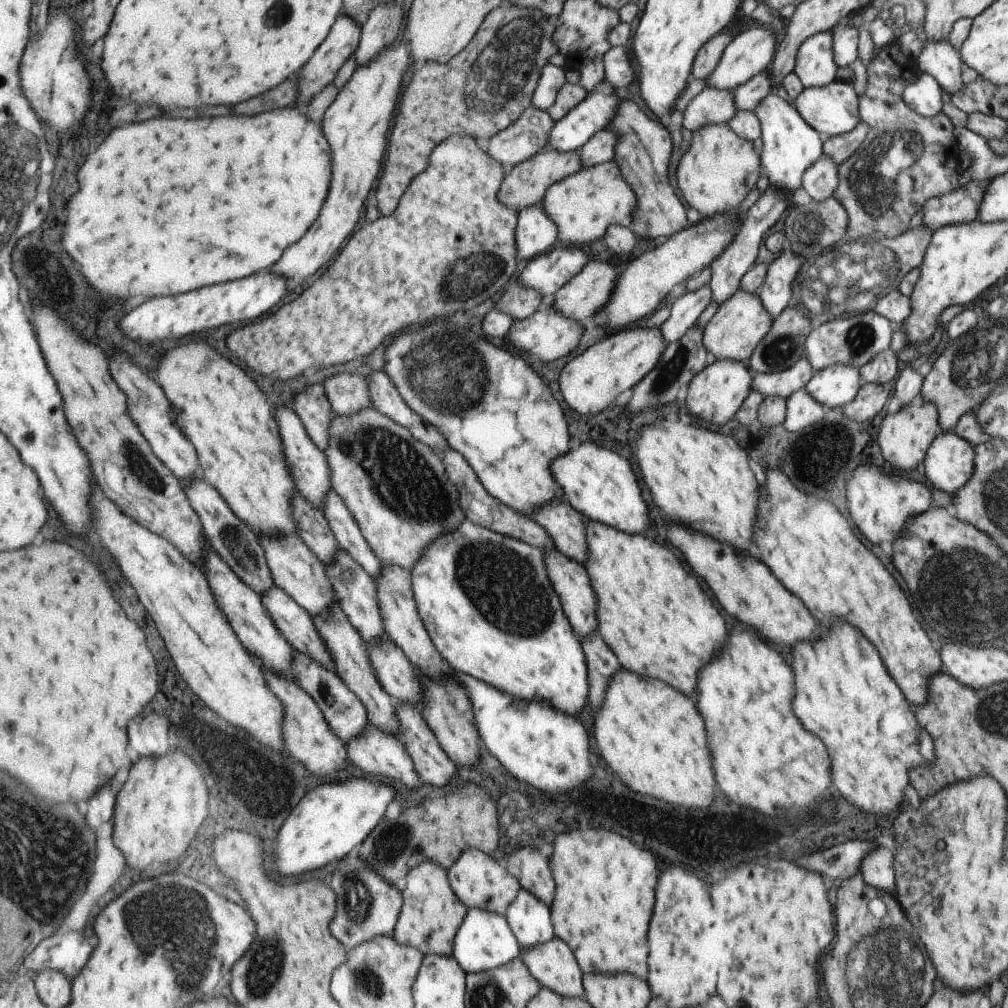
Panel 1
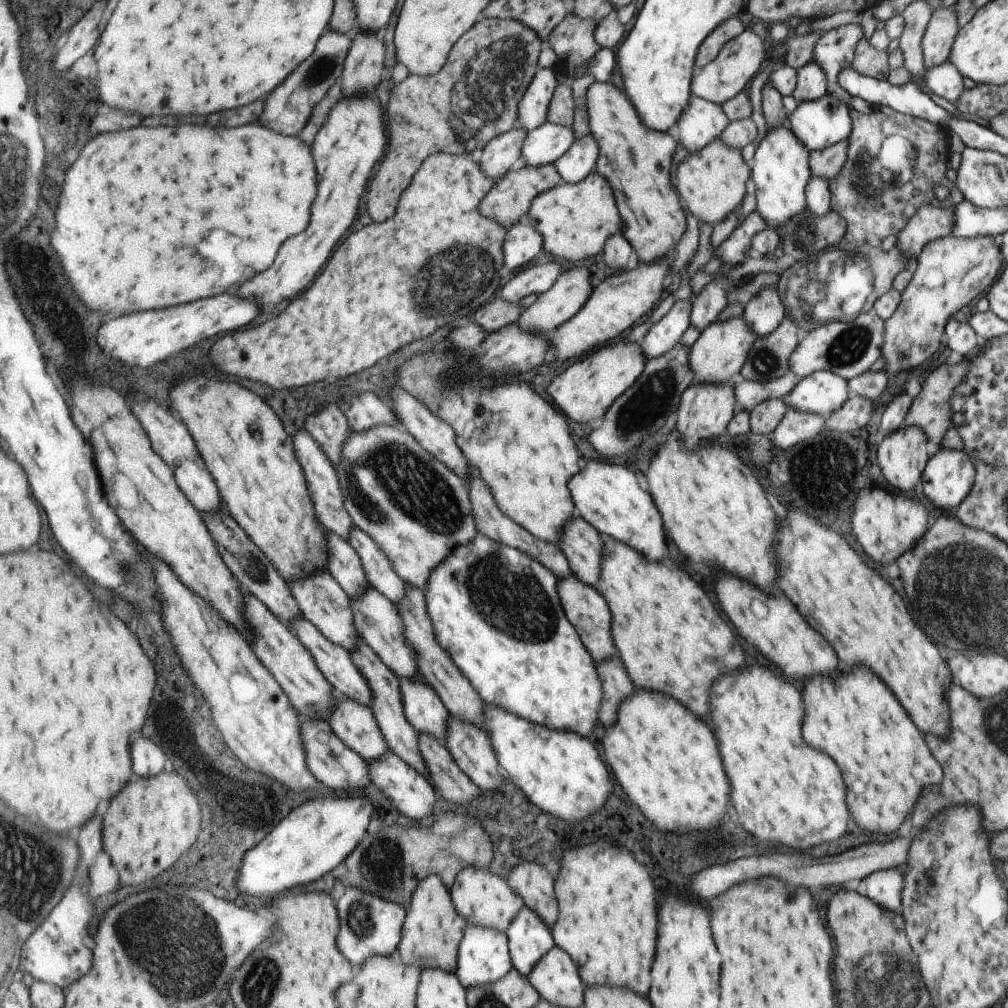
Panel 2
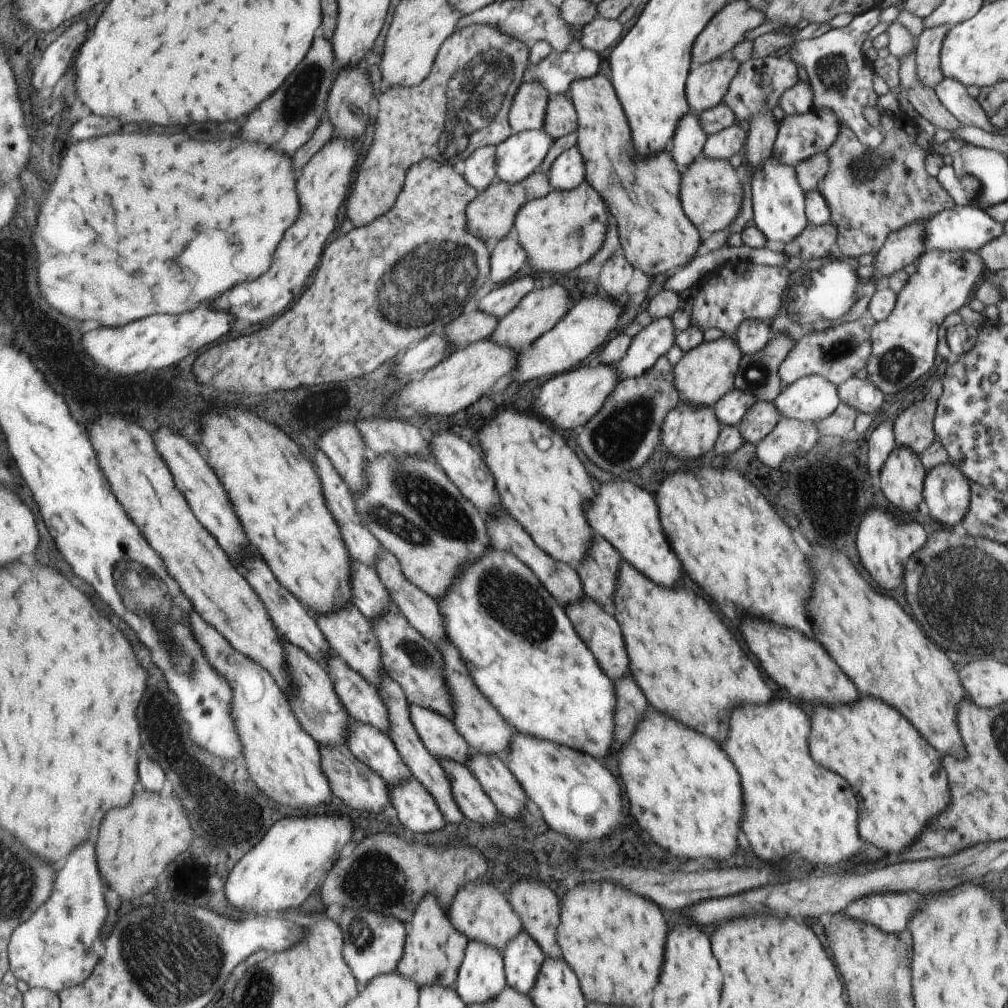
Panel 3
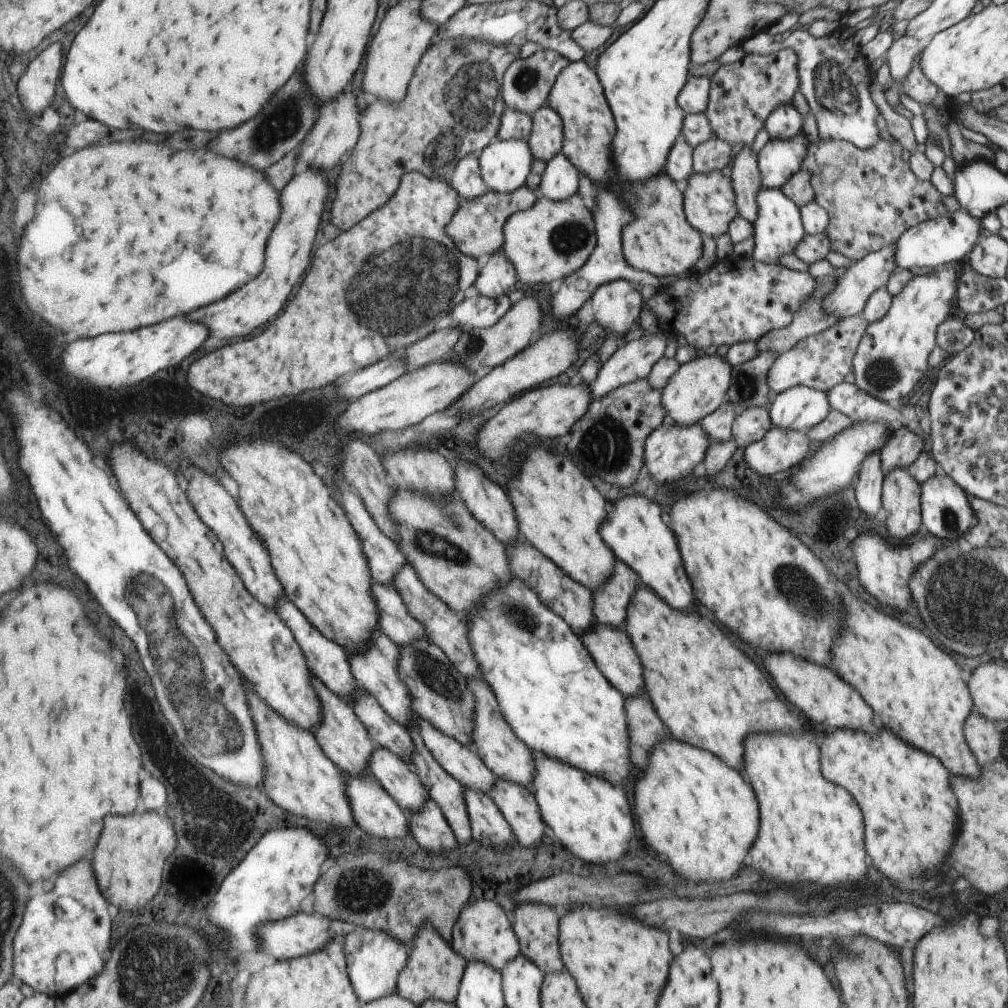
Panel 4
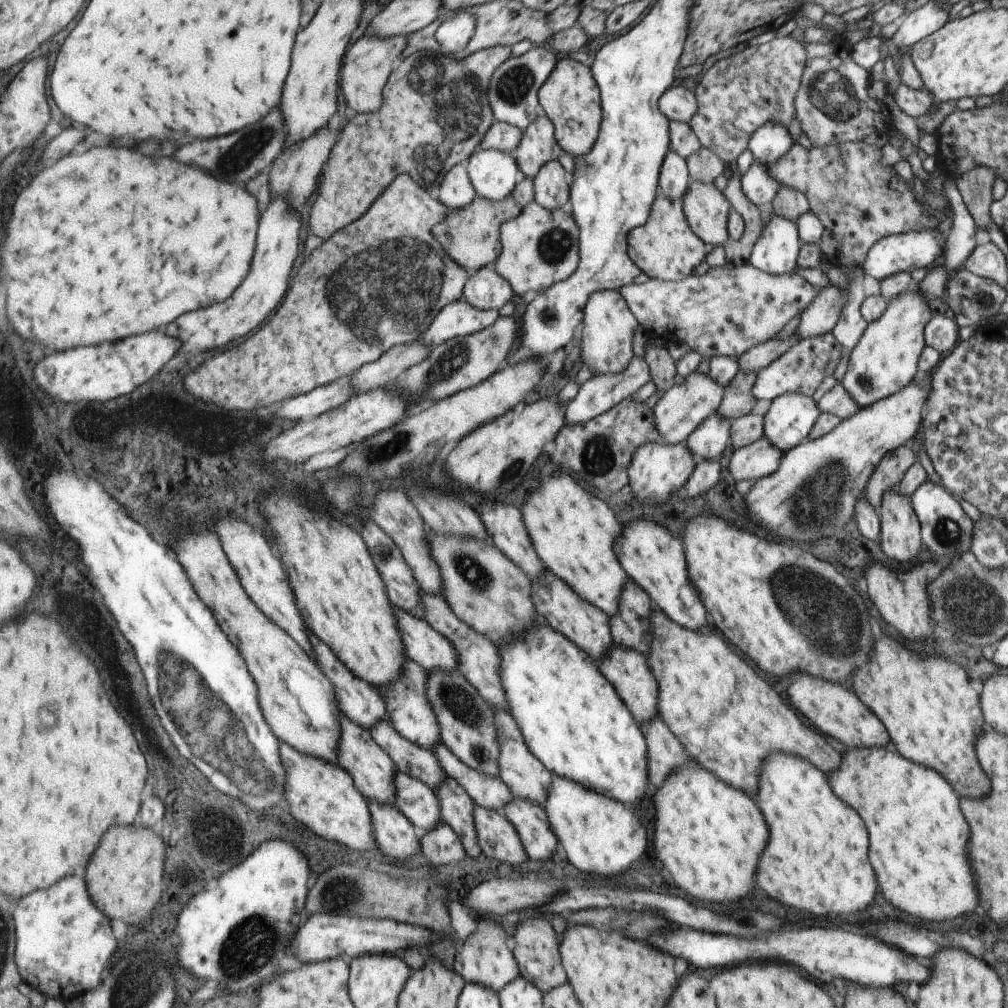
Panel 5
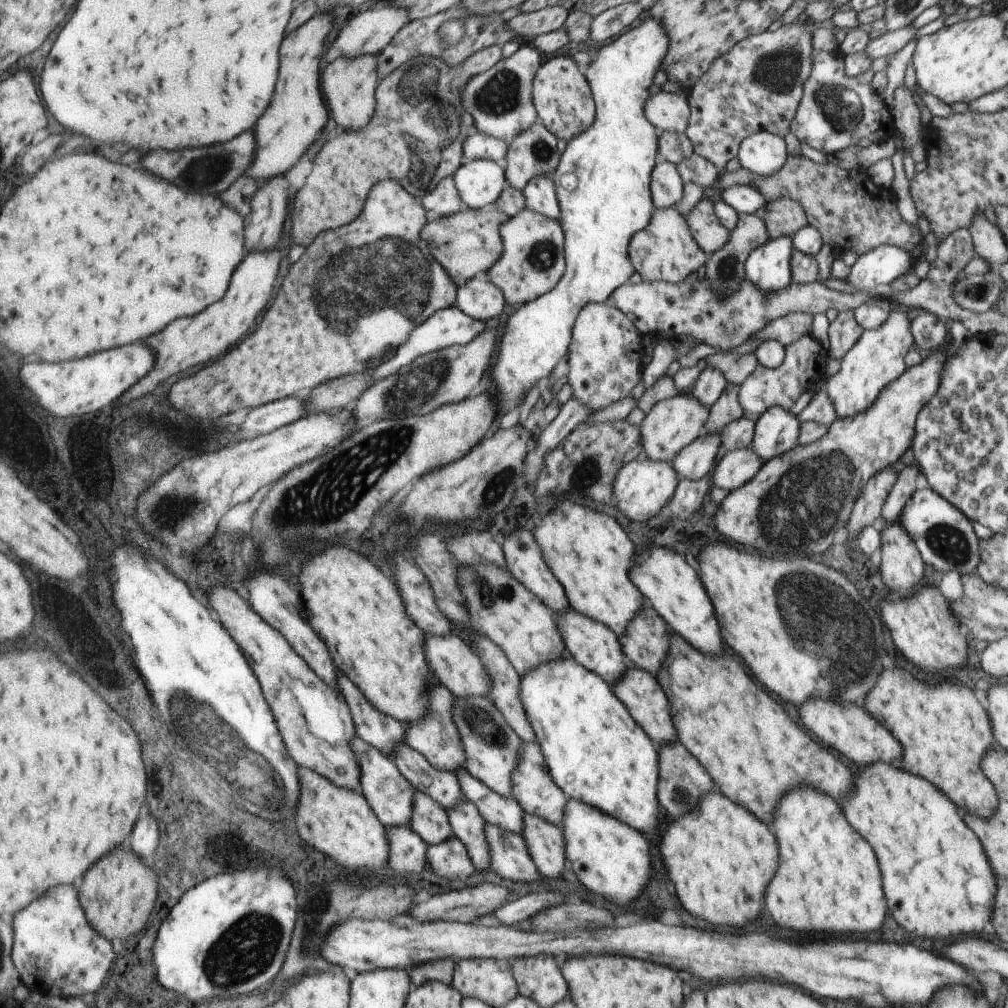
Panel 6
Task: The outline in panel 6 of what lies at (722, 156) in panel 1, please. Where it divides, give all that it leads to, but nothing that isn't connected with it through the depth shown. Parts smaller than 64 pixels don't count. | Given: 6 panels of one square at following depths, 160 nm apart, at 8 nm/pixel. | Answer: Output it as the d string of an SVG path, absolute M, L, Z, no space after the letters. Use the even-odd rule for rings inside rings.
M707 198L699 199L686 214L688 229L705 254L715 253L727 244L728 229L717 218L714 204Z

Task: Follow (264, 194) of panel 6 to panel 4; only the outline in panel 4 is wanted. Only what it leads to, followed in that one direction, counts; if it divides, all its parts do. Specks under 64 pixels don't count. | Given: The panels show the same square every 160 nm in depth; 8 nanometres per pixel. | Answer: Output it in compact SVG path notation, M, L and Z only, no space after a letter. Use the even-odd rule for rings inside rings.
M350 90L339 93L336 99L324 102L319 110L319 120L306 140L301 144L300 166L313 167L319 170L331 170L341 162L347 150L353 150L361 136L361 112Z

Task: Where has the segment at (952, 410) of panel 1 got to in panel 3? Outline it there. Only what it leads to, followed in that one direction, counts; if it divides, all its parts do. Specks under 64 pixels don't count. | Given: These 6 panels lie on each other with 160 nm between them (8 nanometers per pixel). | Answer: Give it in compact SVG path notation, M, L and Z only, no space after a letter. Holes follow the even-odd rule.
M917 396L905 410L893 420L892 433L896 445L909 447L914 453L922 453L935 440L932 420L937 401Z

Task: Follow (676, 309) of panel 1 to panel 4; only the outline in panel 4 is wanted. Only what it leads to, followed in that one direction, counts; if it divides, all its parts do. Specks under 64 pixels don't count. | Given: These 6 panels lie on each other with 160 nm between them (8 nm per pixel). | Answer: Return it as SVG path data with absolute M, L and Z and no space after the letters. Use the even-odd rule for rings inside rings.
M646 332L645 335L635 340L623 342L602 364L595 379L588 383L589 390L592 392L592 398L601 399L618 386L646 378L653 364L663 356L666 344L667 335L663 334L663 332Z

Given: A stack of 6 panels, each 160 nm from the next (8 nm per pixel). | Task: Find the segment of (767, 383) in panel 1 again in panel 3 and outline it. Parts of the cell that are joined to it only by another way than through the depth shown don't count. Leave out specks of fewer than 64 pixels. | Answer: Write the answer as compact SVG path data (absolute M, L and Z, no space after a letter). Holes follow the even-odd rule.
M733 388L717 400L713 410L722 426L738 426L747 409L755 401L757 401L756 396L753 394Z

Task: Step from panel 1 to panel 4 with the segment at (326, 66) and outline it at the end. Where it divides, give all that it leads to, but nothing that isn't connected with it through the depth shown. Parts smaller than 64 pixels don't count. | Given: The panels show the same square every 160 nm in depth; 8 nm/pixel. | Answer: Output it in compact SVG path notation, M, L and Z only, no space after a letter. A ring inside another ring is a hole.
M299 68L281 90L281 94L274 94L269 106L265 106L265 110L257 118L231 132L223 132L217 140L211 142L211 148L217 154L237 158L249 166L257 166L259 170L266 171L306 140L319 120L319 110L318 100L304 77L304 70Z

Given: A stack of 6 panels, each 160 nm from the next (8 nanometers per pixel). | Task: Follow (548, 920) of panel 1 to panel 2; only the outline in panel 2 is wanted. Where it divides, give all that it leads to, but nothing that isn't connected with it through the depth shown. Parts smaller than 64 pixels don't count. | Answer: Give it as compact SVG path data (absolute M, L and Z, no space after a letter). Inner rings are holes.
M524 905L506 930L515 969L529 976L533 967L556 945L550 926L530 906Z

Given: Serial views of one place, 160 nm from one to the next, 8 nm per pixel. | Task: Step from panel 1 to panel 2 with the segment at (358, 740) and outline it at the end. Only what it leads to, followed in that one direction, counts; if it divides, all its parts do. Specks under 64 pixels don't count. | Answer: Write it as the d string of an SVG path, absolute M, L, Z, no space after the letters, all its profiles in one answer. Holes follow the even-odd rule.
M389 749L381 758L369 762L370 777L372 782L381 790L387 798L395 802L395 806L413 822L417 823L427 818L437 802L438 794L434 786L424 774L406 763L394 750Z

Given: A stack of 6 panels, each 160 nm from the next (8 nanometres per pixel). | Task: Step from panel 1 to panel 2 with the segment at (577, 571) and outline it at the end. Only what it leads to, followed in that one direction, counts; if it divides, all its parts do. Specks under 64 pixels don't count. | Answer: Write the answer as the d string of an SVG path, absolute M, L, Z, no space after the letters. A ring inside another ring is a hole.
M572 572L569 576L558 581L558 591L565 609L566 619L577 632L581 644L595 662L600 663L609 657L617 655L612 641L611 618L607 600L592 586L582 583Z

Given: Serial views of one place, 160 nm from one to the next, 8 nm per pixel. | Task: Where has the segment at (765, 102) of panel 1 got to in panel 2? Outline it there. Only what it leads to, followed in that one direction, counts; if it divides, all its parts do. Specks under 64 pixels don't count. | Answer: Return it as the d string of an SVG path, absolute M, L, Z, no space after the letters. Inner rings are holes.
M787 123L767 129L754 149L751 191L756 198L755 210L766 222L767 228L767 224L772 224L773 230L780 231L781 226L807 206L804 193L811 180L809 164L811 152L806 144L794 135Z

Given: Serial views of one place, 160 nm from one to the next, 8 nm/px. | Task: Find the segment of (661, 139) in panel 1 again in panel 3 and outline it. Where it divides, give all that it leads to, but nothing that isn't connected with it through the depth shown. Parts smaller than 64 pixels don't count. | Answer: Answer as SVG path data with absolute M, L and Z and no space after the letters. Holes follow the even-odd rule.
M601 74L576 79L569 85L567 96L572 100L576 110L578 125L575 146L581 150L585 162L585 181L593 186L601 197L605 196L605 202L609 202L609 214L613 214L617 222L615 226L619 230L617 236L621 244L620 253L629 264L648 277L653 277L654 274L671 272L676 267L687 264L697 256L697 253L701 254L704 251L701 242L705 242L707 234L703 234L692 219L687 217L684 207L681 206L680 184L683 167L677 166L673 155L667 151L651 153L645 158L637 156L625 110L622 109L610 80Z

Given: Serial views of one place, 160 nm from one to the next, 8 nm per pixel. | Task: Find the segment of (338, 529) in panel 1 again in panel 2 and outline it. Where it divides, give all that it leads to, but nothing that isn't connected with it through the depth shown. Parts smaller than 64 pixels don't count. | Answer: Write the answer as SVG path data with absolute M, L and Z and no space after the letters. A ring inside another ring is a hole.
M357 525L352 528L348 541L360 554L368 582L397 604L404 597L407 583L394 571L384 550Z

